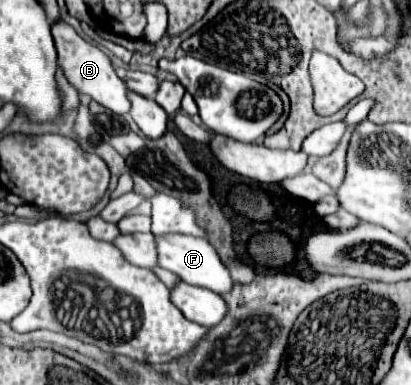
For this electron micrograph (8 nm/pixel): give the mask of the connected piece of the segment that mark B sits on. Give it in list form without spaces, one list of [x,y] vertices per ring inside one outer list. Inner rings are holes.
[[[62,20],[52,22],[52,36],[56,42],[56,50],[58,50],[58,66],[62,68],[66,80],[78,90],[78,94],[88,94],[92,100],[96,100],[104,108],[112,110],[114,114],[128,114],[128,110],[130,110],[130,102],[126,98],[128,88],[116,76],[112,64],[110,64],[110,58],[98,46],[92,46],[90,42],[80,38],[76,34],[76,30]]]

